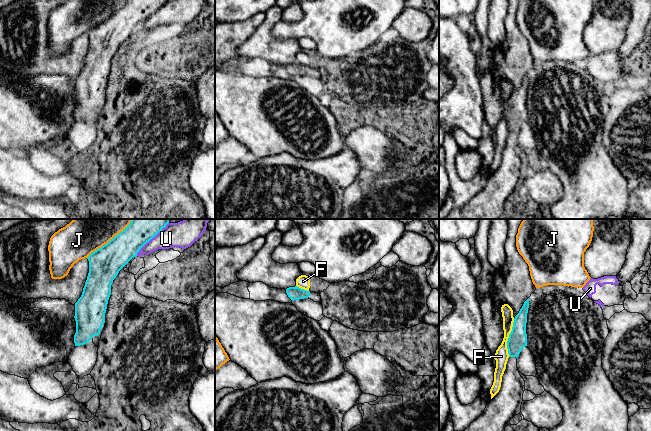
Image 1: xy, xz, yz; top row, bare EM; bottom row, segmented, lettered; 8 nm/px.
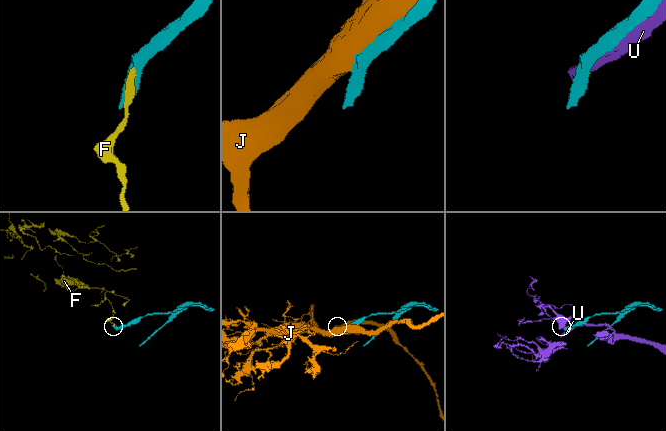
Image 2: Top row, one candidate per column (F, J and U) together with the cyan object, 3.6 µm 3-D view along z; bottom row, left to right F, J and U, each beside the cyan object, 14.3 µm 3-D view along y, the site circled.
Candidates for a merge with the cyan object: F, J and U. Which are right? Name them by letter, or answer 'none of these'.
none of these

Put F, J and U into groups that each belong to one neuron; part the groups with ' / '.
F / J / U

